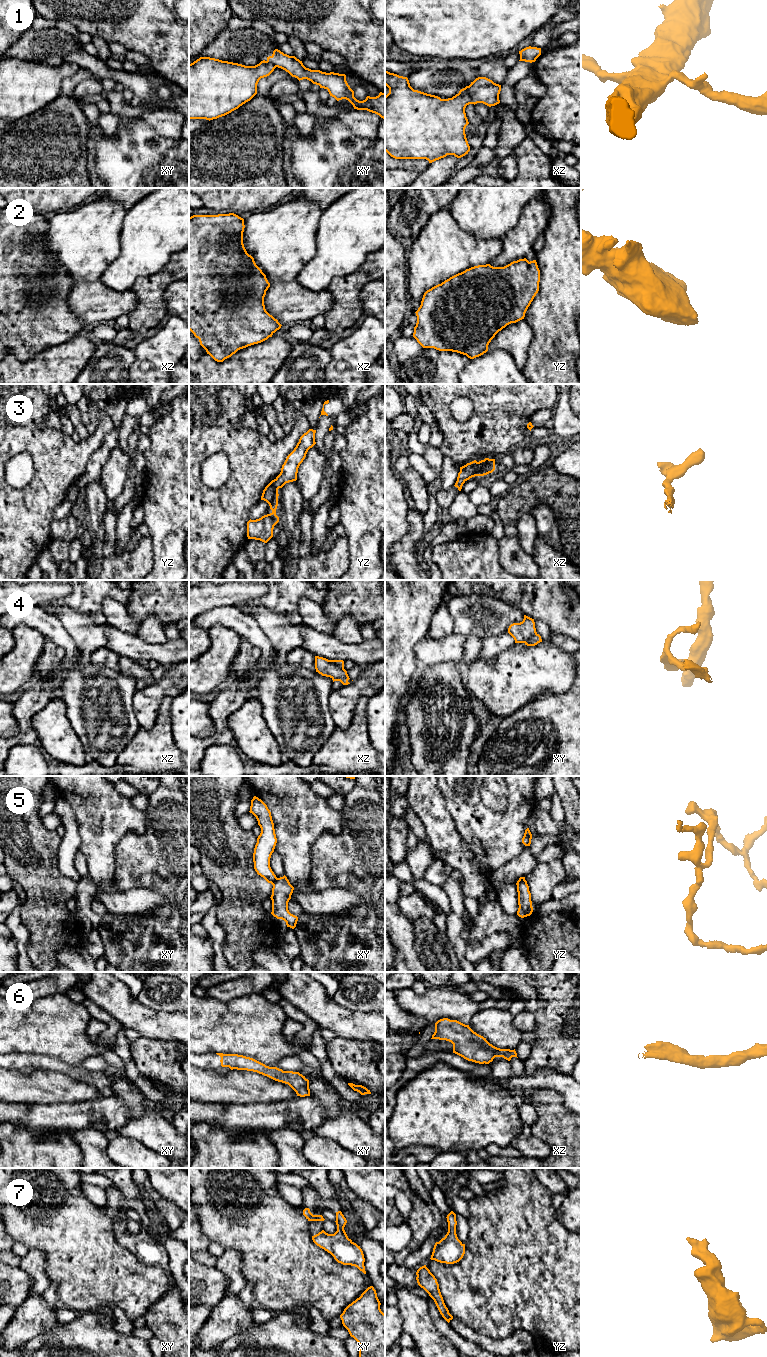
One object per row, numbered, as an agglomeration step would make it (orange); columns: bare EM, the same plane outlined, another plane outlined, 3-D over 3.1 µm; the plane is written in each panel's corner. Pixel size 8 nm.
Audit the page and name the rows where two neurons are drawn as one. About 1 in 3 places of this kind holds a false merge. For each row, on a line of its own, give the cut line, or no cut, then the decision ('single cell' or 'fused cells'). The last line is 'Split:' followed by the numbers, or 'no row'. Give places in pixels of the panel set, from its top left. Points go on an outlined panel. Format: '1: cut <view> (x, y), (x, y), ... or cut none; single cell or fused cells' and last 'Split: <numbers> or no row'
1: cut xz (464, 88), (471, 103); fused cells
2: cut none; single cell
3: cut none; single cell
4: cut xz (329, 660), (343, 668); fused cells
5: cut xy (277, 878), (272, 884); fused cells
6: cut none; single cell
7: cut none; single cell
Split: 1, 4, 5

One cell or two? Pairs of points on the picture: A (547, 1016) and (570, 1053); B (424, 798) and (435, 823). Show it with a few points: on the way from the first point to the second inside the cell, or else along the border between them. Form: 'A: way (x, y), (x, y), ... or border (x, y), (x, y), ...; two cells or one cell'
A: way (556, 1025), (561, 1044); one cell
B: way (429, 804), (435, 817); one cell

